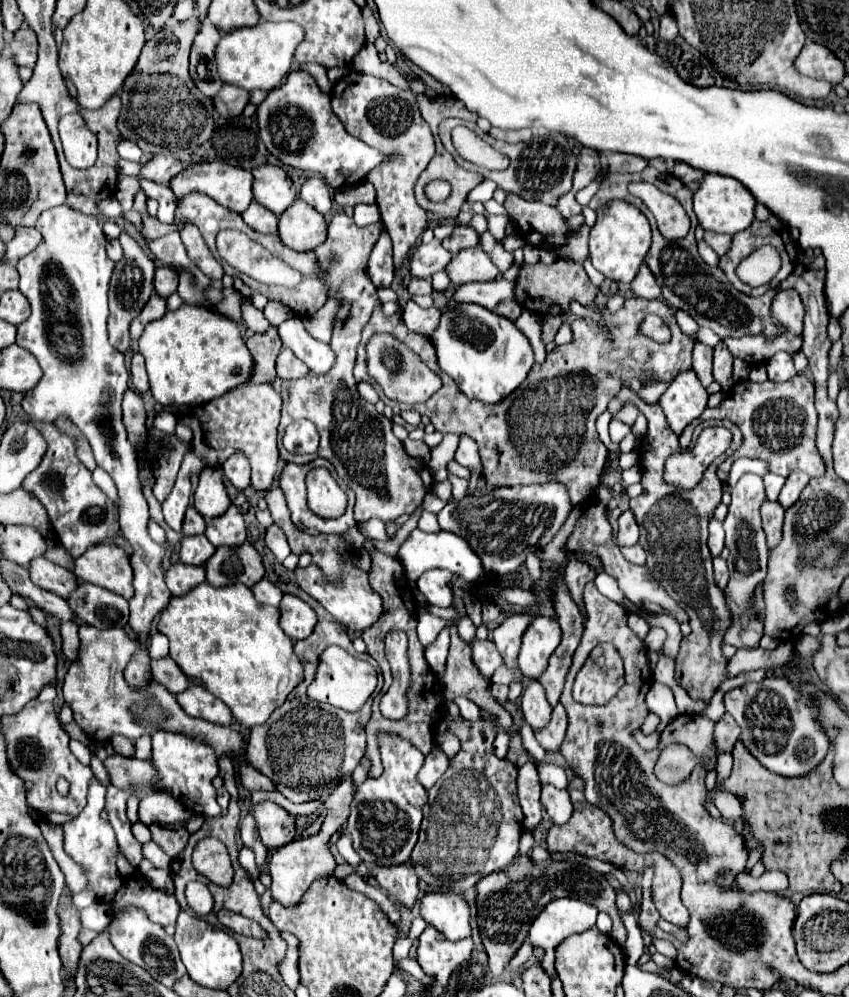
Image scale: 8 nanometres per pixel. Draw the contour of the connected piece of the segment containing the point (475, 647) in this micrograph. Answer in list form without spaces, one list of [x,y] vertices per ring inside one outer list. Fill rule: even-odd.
[[[475,638],[469,644],[471,644],[473,664],[477,666],[477,670],[481,672],[481,676],[485,676],[489,680],[493,676],[495,668],[503,666],[503,658],[501,658],[499,650],[495,648],[495,644],[491,640],[479,640],[479,638]]]

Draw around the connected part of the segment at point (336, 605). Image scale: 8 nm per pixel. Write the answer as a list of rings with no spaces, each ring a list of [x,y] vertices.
[[[309,566],[309,568],[295,568],[295,580],[297,584],[309,594],[313,596],[339,624],[343,626],[349,626],[351,630],[357,630],[361,632],[363,628],[371,626],[383,612],[383,606],[381,606],[381,598],[379,594],[375,594],[367,582],[367,572],[355,568],[355,566],[349,566],[349,570],[345,570],[345,582],[341,582],[341,586],[333,586],[333,582],[329,582],[325,578],[325,574],[321,574],[321,568],[319,566]]]

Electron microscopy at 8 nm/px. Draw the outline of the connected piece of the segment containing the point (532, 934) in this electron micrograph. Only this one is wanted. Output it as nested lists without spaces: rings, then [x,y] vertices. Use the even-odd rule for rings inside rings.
[[[577,898],[551,900],[541,914],[535,918],[529,930],[529,940],[533,946],[553,952],[565,938],[585,932],[595,924],[597,908]]]

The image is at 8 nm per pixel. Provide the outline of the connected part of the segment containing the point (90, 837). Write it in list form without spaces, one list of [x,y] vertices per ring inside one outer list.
[[[93,776],[89,782],[85,810],[77,818],[73,818],[73,822],[63,824],[65,852],[83,868],[83,874],[87,878],[87,890],[95,892],[95,896],[99,896],[101,902],[107,902],[107,898],[111,898],[111,908],[115,910],[115,914],[121,912],[123,908],[139,906],[151,922],[157,922],[161,926],[175,924],[179,914],[179,904],[175,896],[171,892],[151,886],[149,880],[137,868],[133,868],[133,864],[121,854],[111,824],[107,820],[101,820],[99,816],[105,806],[103,800],[105,800],[105,786],[97,782],[97,778]]]

